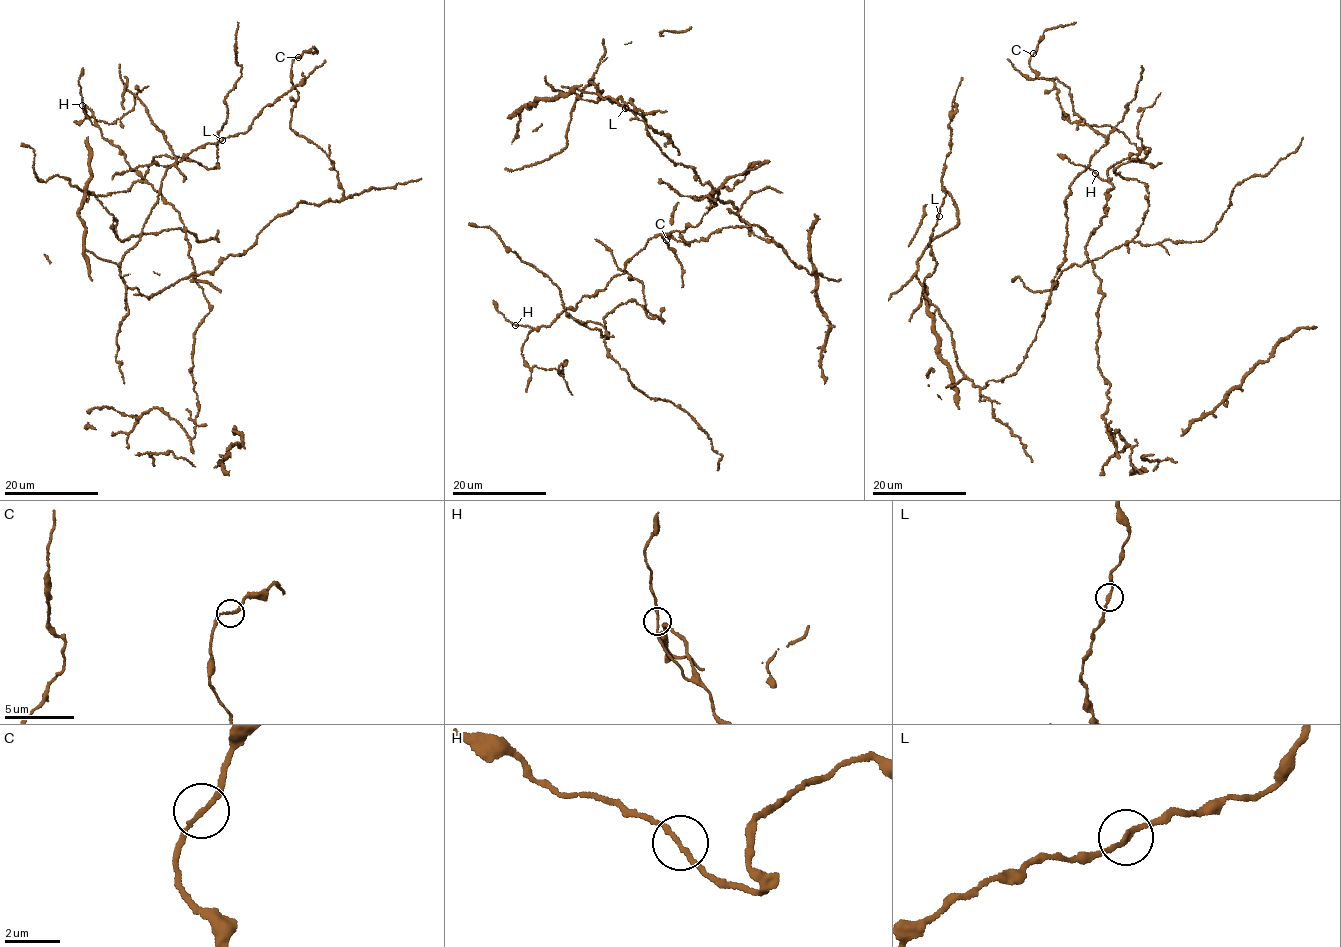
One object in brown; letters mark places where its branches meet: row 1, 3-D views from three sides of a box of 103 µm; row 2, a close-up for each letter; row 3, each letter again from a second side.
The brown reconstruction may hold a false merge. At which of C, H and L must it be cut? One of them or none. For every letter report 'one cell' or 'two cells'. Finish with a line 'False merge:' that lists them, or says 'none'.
C: one cell
H: one cell
L: one cell
False merge: none

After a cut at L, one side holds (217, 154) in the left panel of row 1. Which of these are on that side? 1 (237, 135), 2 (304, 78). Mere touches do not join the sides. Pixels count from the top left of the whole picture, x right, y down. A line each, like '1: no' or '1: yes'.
1: no
2: no

